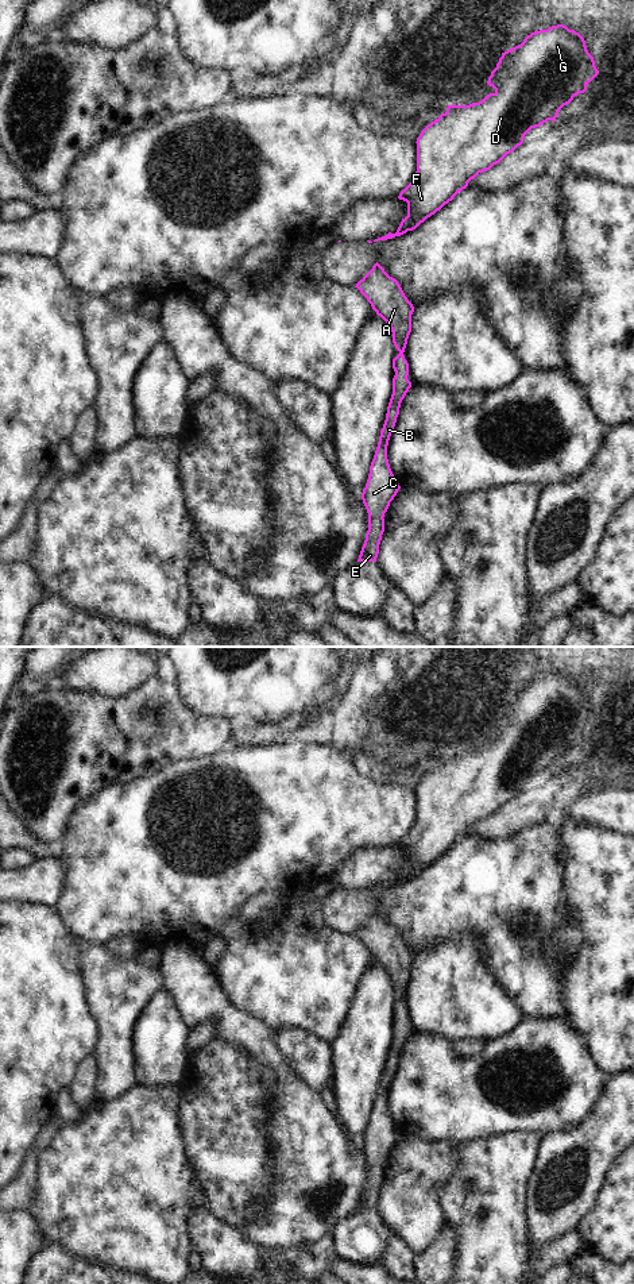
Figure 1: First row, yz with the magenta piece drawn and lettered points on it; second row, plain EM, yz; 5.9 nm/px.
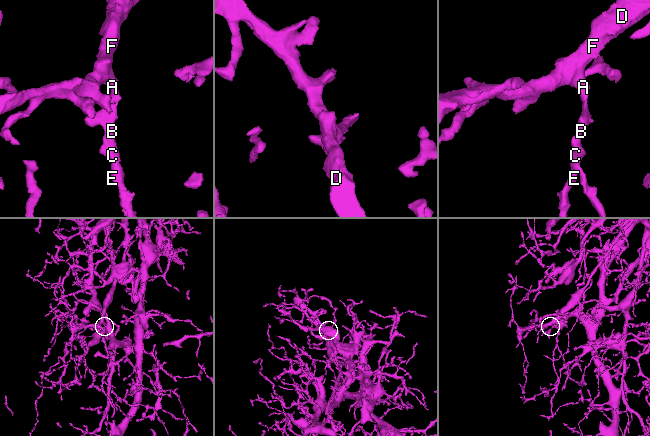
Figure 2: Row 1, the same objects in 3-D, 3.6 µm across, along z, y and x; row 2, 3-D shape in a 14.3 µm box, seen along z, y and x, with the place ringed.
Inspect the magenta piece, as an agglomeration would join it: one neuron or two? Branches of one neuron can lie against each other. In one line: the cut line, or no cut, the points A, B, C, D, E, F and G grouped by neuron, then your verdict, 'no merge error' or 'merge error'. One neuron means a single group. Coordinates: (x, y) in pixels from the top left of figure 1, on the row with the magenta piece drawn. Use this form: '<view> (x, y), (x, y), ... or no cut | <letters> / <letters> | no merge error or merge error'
no cut | A B C D E F G | no merge error

